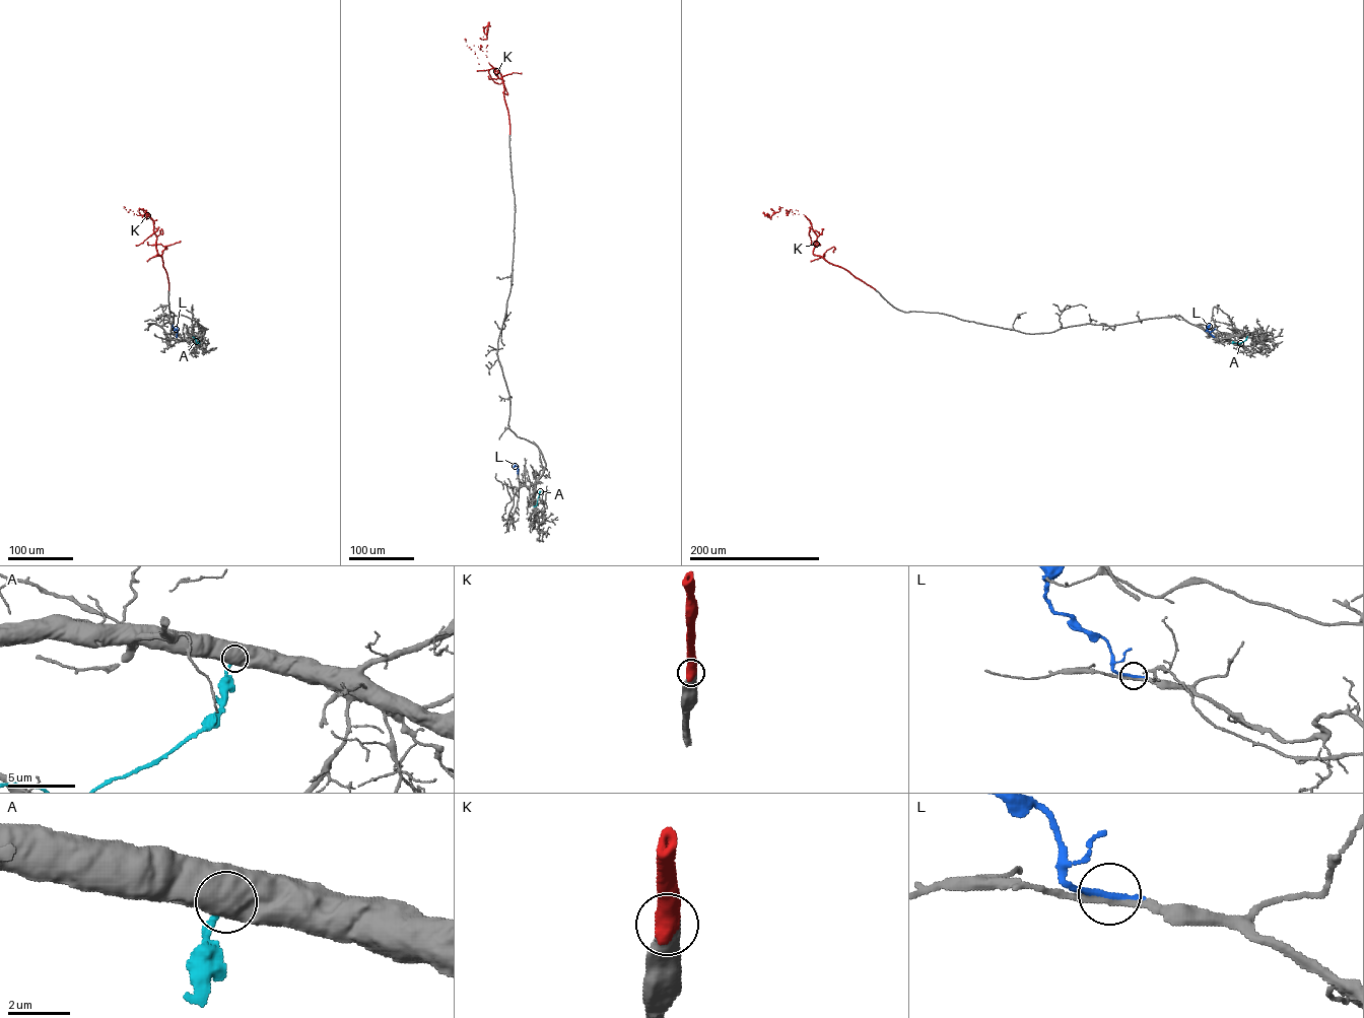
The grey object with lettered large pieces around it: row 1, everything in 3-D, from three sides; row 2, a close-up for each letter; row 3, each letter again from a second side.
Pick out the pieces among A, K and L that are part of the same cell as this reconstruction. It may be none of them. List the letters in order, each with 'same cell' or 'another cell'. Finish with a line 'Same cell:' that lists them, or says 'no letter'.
A: another cell
K: same cell
L: another cell
Same cell: K

